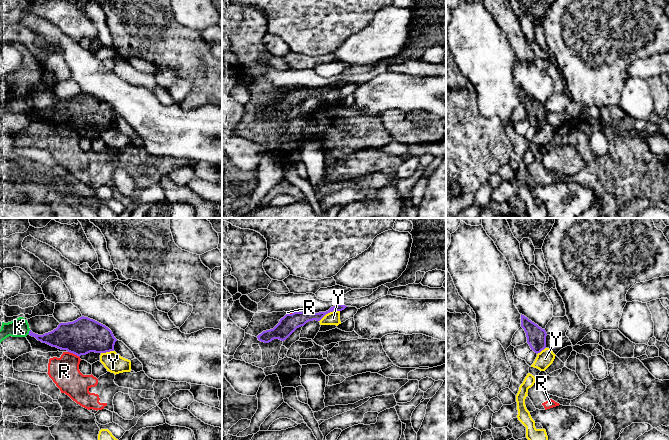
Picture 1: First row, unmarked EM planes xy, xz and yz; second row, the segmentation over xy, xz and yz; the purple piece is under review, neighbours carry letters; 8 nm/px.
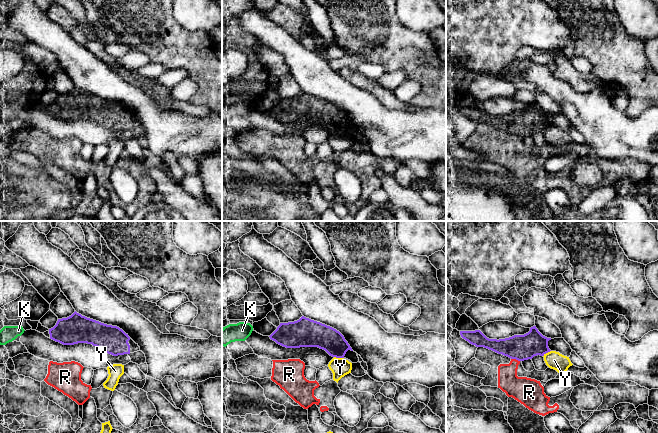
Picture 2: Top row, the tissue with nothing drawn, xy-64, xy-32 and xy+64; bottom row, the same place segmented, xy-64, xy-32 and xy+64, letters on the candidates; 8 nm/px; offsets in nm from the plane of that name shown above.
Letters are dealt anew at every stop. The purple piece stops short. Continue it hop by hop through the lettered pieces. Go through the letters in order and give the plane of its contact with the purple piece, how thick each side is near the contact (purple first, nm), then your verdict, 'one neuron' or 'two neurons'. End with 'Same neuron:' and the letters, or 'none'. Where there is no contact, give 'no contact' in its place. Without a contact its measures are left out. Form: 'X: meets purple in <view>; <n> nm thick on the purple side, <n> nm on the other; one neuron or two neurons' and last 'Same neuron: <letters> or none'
K: meets purple in xy; 160 nm thick on the purple side, 150 nm on the other; two neurons
R: meets purple in xy; 280 nm thick on the purple side, 240 nm on the other; two neurons
Y: meets purple in xz; 120 nm thick on the purple side, 110 nm on the other; two neurons
Same neuron: none

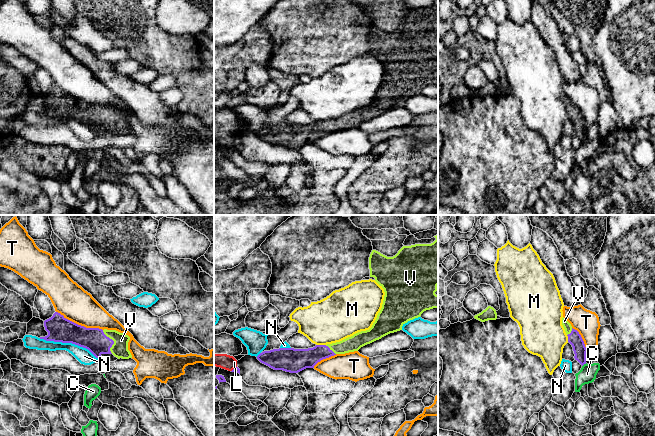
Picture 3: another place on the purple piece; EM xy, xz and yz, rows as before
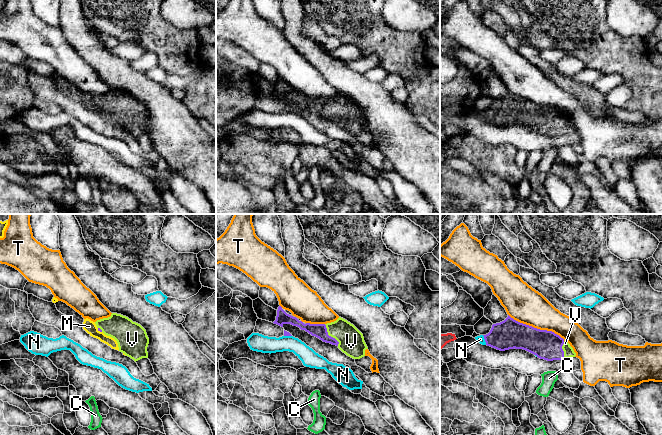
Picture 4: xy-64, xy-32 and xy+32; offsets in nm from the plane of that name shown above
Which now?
C: meets purple in yz; 110 nm thick on the purple side, 140 nm on the other; two neurons
L: meets purple in xz; 50 nm thick on the purple side, 120 nm on the other; two neurons
M: meets purple in xz; 190 nm thick on the purple side, 360 nm on the other; two neurons
N: meets purple in xy; 200 nm thick on the purple side, 120 nm on the other; two neurons
T: meets purple in xy; 200 nm thick on the purple side, 280 nm on the other; two neurons
V: meets purple in xy; 190 nm thick on the purple side, 140 nm on the other; one neuron
Same neuron: V

